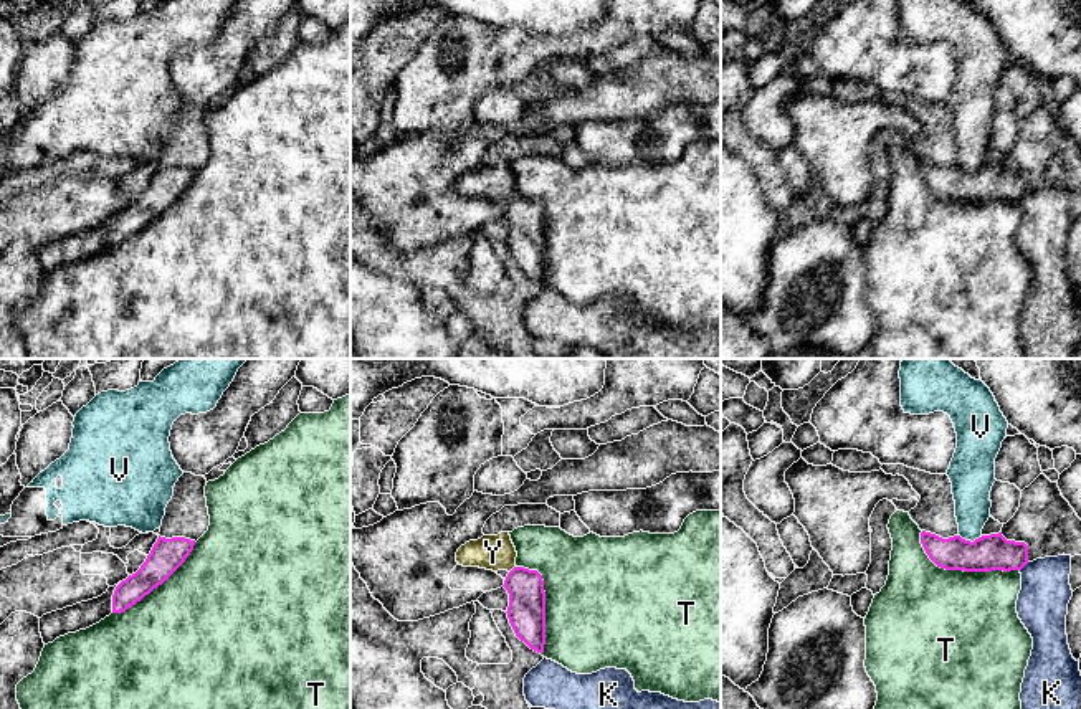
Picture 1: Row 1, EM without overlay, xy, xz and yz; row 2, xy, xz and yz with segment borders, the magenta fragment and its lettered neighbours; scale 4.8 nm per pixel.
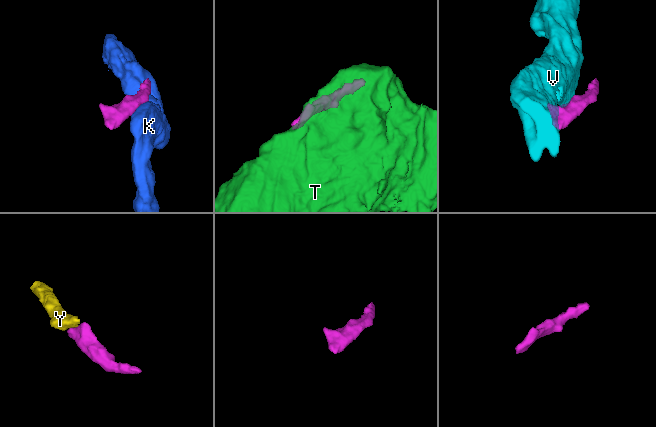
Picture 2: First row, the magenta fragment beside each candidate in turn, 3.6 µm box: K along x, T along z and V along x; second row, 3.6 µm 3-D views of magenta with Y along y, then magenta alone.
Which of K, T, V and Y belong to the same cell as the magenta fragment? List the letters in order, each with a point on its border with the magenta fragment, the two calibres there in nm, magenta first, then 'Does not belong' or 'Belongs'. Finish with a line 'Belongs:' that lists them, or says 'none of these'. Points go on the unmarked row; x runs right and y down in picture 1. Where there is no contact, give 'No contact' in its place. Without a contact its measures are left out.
K: Touches magenta at yz (1023, 195). Thickness 180 nm (magenta) against 240 nm. Does not belong
T: Touches magenta at yz (962, 199). Thickness 180 nm (magenta) against 480 nm. Does not belong
V: Touches magenta at yz (969, 171). Thickness 180 nm (magenta) against 180 nm. Does not belong
Y: Touches magenta at xz (513, 199). Thickness 190 nm (magenta) against 180 nm. Belongs
Belongs: Y

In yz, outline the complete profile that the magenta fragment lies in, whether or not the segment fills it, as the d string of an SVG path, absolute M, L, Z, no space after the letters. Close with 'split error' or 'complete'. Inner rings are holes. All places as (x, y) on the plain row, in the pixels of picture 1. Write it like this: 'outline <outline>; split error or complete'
outline M922 160L921 174L929 188L945 200L1010 202L1021 200L1028 193L1028 175L1007 170L1002 162L982 165L970 172L960 165L942 169Z; complete

